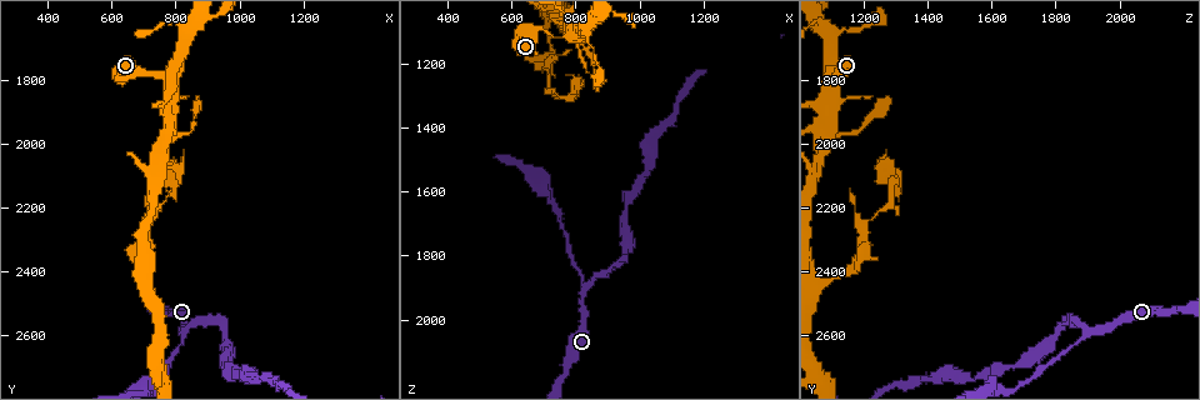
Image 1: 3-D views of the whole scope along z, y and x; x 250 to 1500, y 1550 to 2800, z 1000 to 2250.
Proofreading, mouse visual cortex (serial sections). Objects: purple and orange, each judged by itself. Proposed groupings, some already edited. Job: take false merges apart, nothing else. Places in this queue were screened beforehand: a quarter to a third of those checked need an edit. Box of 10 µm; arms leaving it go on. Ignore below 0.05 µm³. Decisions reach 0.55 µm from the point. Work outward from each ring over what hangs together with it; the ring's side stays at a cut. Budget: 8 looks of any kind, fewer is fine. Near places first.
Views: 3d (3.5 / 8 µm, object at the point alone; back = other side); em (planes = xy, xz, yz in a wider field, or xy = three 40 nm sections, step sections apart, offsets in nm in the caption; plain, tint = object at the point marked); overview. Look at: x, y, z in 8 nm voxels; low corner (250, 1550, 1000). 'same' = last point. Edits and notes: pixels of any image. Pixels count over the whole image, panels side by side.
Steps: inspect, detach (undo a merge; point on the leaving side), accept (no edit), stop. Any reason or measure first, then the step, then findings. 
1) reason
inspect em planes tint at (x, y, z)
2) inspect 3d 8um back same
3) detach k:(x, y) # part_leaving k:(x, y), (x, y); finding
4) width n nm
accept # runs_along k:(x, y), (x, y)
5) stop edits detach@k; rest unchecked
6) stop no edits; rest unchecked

abrupt turn
inspect 3d 3.5um at (770, 1790, 1110)

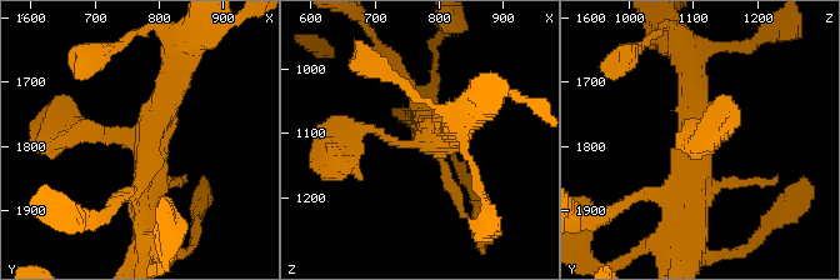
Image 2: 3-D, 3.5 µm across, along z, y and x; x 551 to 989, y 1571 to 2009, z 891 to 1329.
need the tissue
inspect em xy step 3 tint at (765, 1795, 1115)

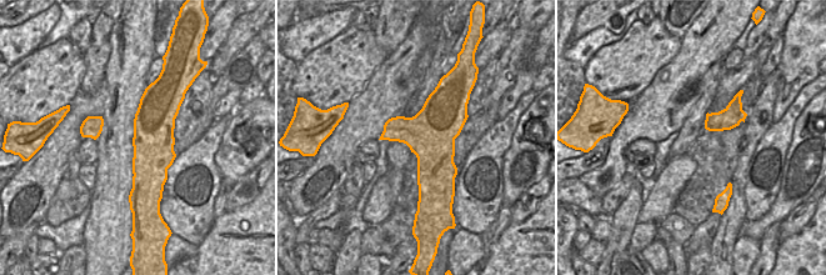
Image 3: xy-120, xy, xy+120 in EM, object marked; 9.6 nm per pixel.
accept # runs_along 2:(63, 138), (146, 149), (146, 223); one cell here

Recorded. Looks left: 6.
sharp bend
inspect 3d 3.5um at (720, 2410, 1110)

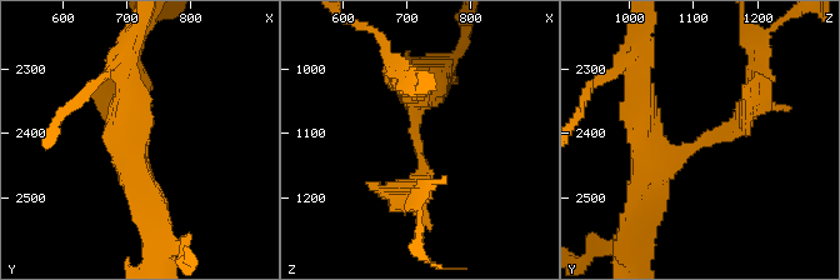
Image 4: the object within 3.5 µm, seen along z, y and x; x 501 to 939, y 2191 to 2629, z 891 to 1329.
inspect em xy step 5 tint at (710, 2420, 1105)

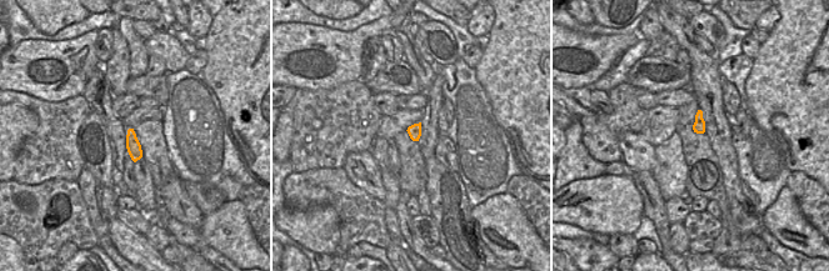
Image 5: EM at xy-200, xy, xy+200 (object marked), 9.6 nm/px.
inspect em xy step 2 tint same

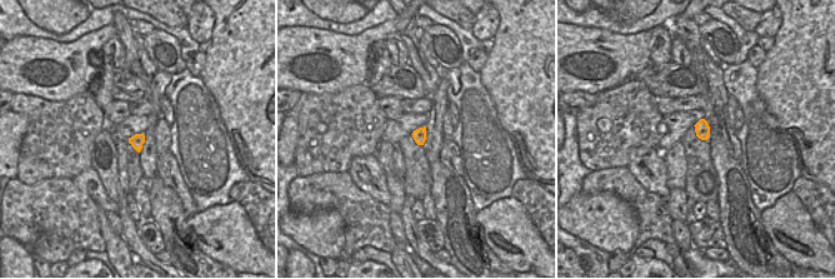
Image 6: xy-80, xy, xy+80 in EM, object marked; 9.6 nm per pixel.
detach 4:(731, 126) # two cells meet here

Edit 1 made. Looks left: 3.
side arm on a straight run
inspect 3d 3.5um at (830, 2590, 1910)

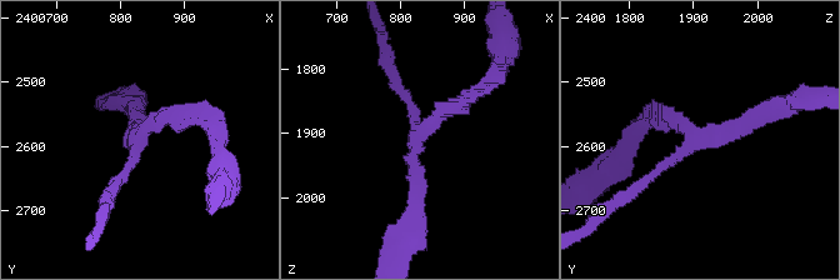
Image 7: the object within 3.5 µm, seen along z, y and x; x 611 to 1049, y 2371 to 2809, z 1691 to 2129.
arms 3; arm_widths 150, 200, 200 nm; shape alone is not enough
inspect em xy step 3 tint at (825, 2580, 1910)

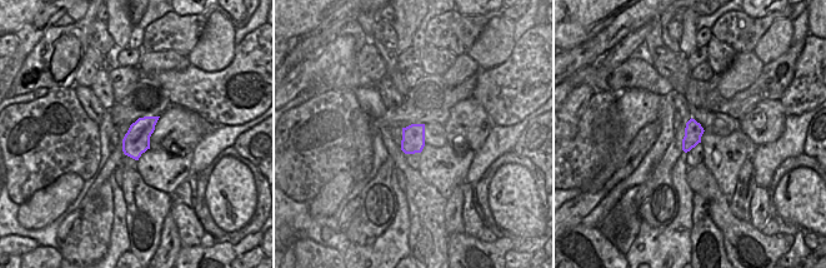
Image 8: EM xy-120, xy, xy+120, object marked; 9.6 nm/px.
another direction
inspect em xy step 1 tint same

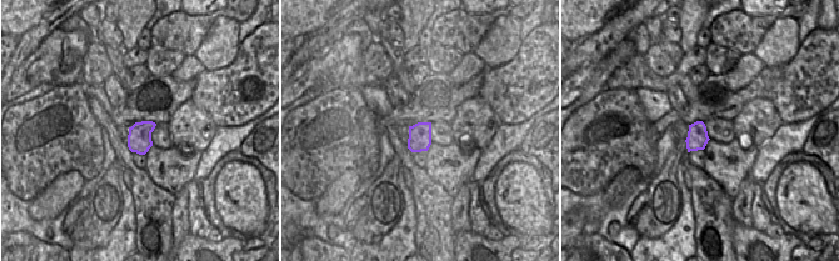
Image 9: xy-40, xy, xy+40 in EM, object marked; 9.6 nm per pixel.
accept # runs_along 7:(415, 211), (415, 138), (476, 93); continuous, no second cell

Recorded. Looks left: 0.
stop edits detach@4; rest unchecked

